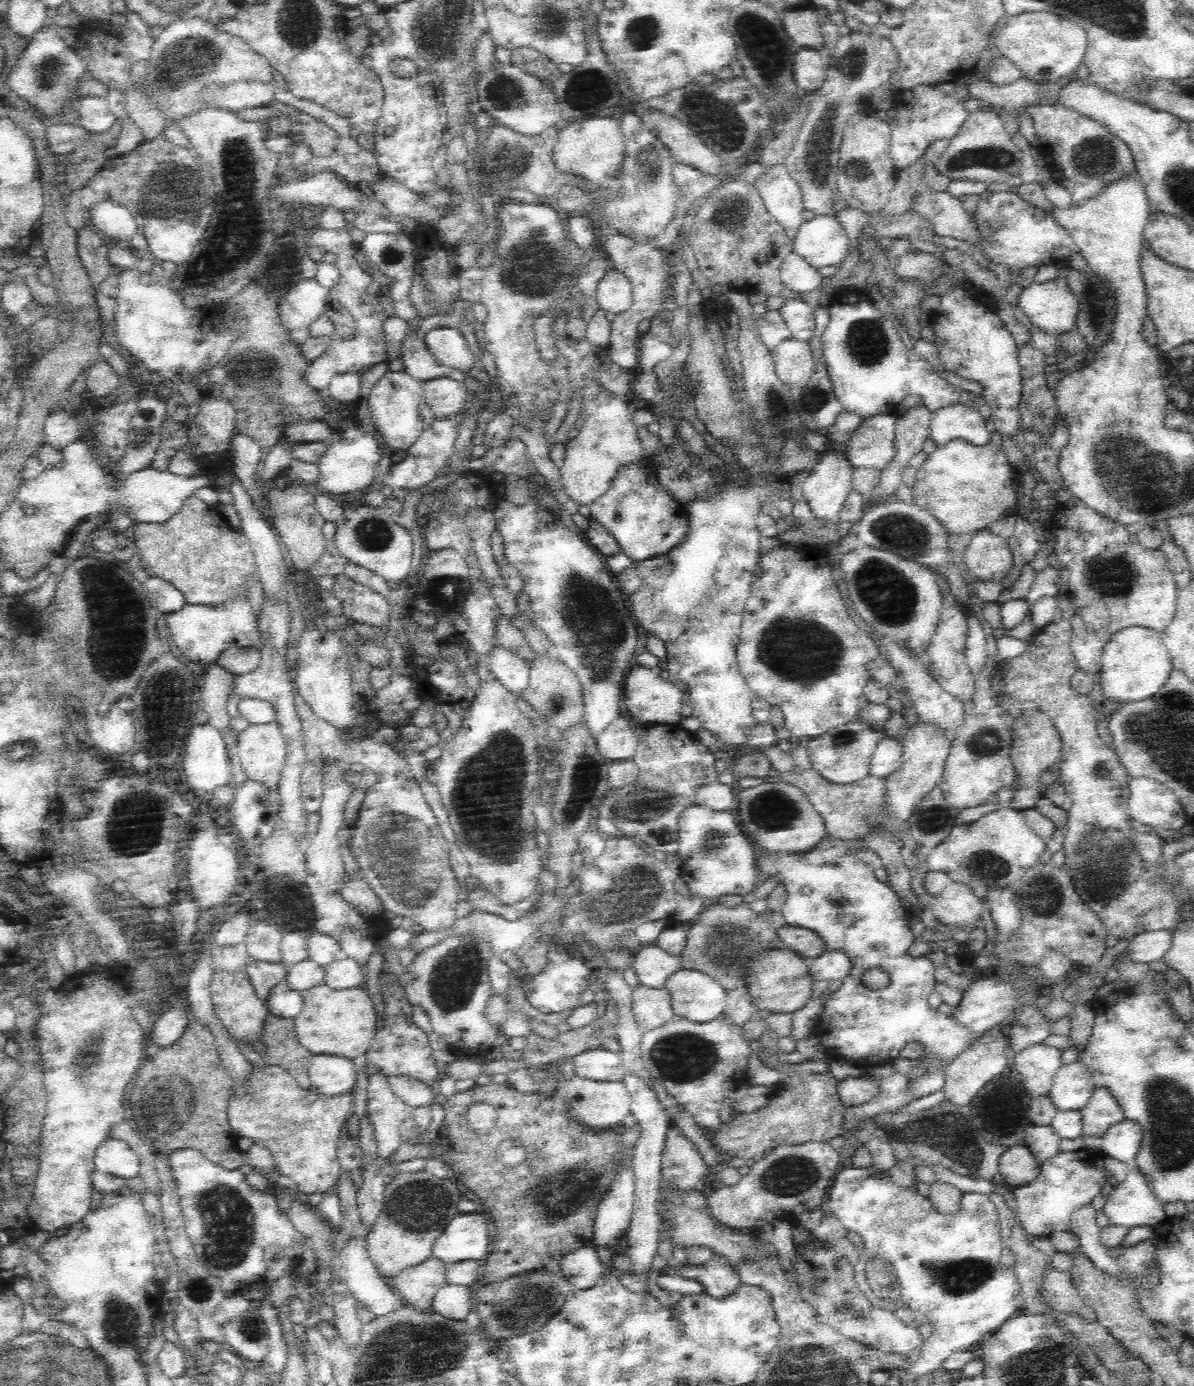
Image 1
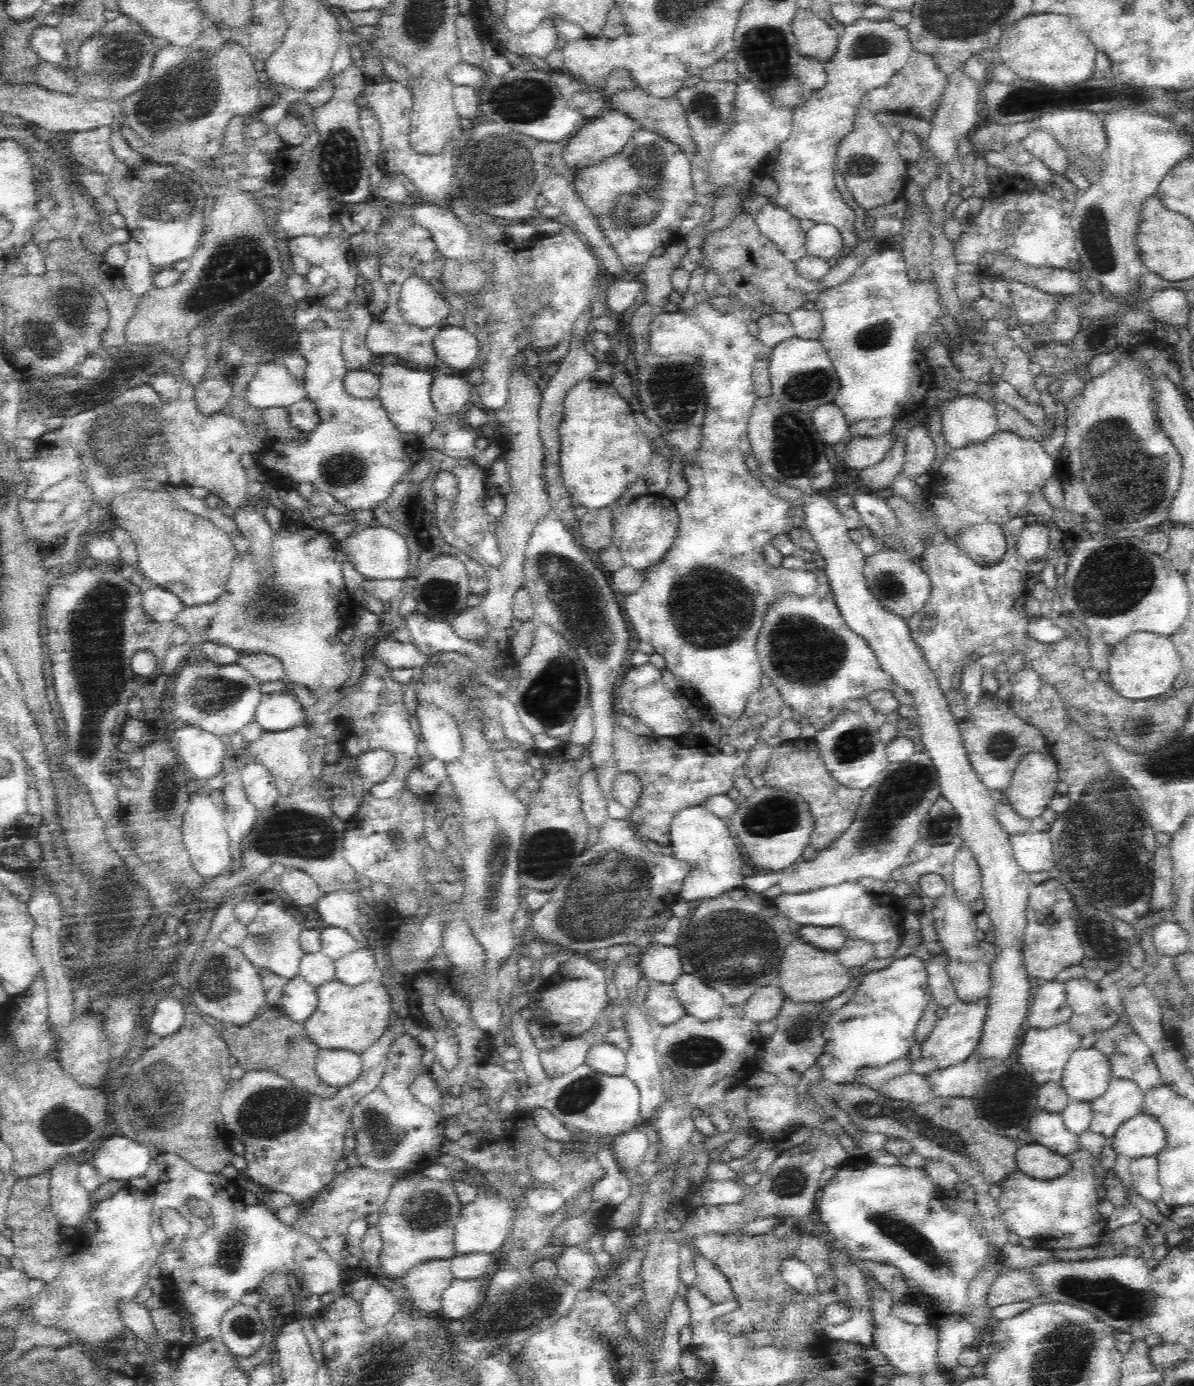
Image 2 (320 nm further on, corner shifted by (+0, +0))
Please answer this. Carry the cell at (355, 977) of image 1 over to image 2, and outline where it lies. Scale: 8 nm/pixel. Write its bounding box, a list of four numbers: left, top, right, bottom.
[335,947,376,986]

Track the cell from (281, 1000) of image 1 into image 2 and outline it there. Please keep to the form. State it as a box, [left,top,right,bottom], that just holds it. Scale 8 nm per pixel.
[278,975,318,1024]

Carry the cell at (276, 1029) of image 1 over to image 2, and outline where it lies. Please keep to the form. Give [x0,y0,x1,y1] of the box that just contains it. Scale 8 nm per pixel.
[221,1007,339,1096]

